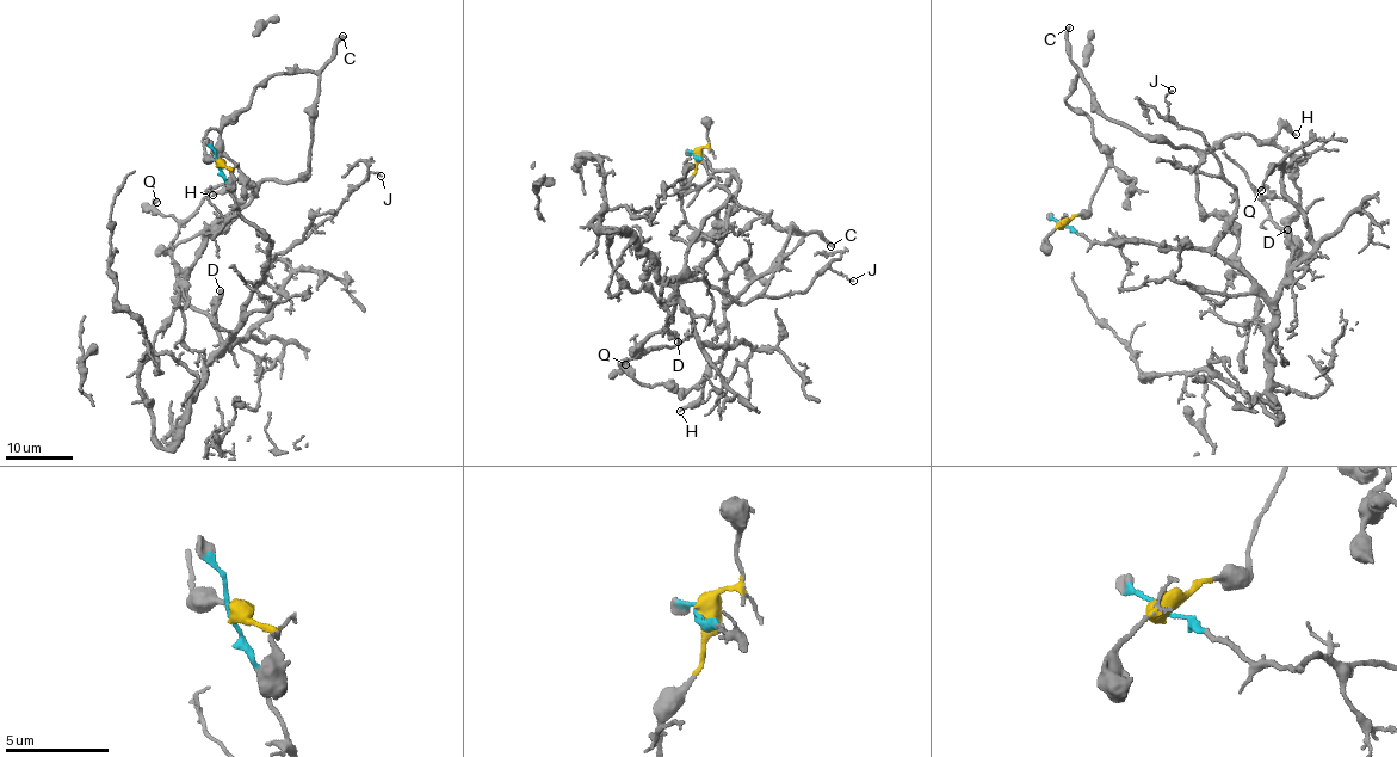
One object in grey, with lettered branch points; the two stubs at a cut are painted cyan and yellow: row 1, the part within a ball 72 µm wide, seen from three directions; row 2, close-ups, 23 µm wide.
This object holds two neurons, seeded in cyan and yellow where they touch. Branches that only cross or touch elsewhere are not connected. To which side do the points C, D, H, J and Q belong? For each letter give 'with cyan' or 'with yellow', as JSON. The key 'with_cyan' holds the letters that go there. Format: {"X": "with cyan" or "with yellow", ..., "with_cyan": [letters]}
{"C": "with yellow", "D": "with cyan", "H": "with yellow", "J": "with cyan", "Q": "with cyan", "with_cyan": ["D", "J", "Q"]}

